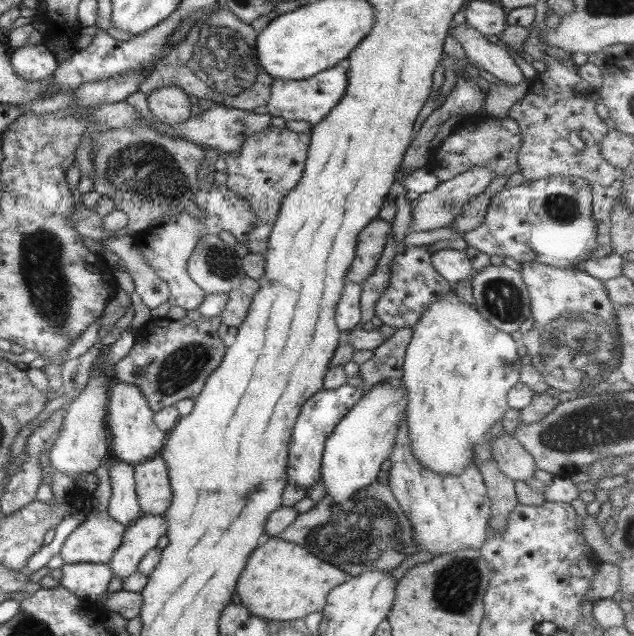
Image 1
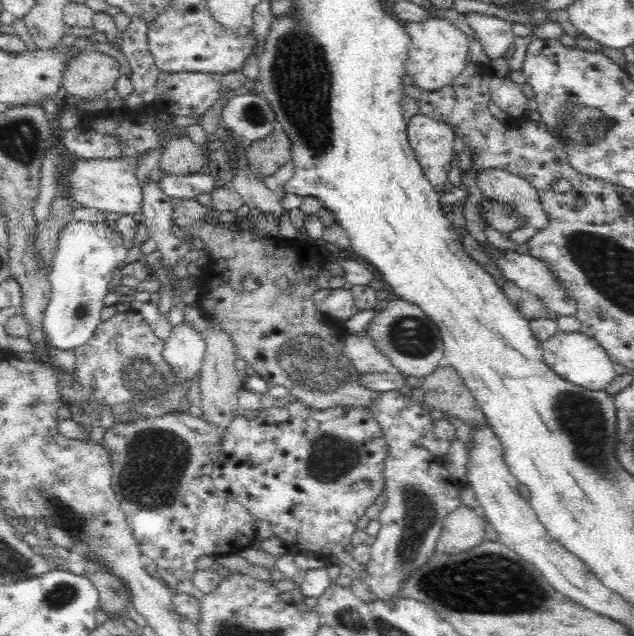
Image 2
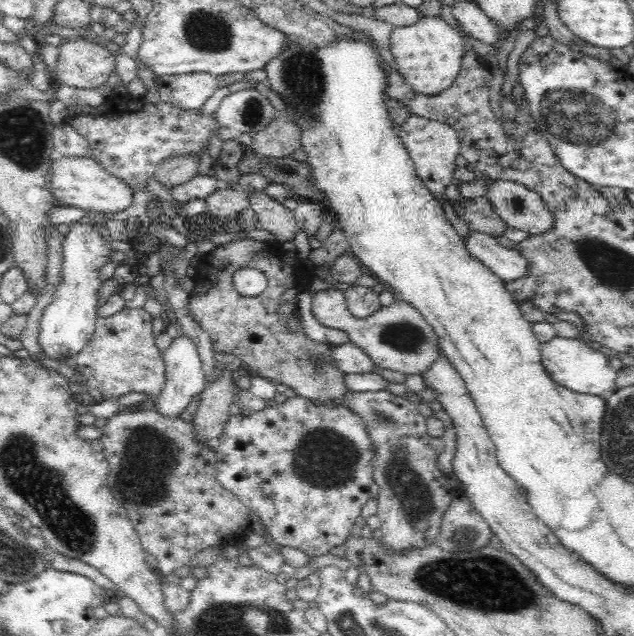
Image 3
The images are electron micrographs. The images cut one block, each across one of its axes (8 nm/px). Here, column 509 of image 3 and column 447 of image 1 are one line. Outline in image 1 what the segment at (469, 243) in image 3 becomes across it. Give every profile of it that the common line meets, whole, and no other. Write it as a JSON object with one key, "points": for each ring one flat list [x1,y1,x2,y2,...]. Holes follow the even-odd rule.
{"points":[[441,249,431,255,430,262,435,273,452,286,476,274,464,251]]}

